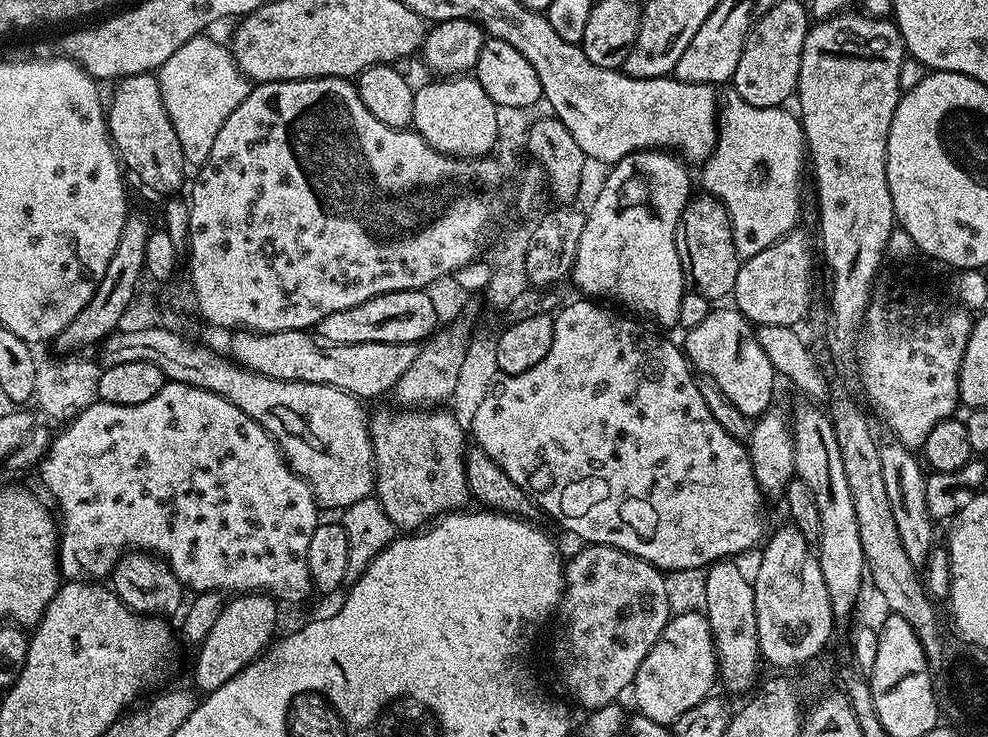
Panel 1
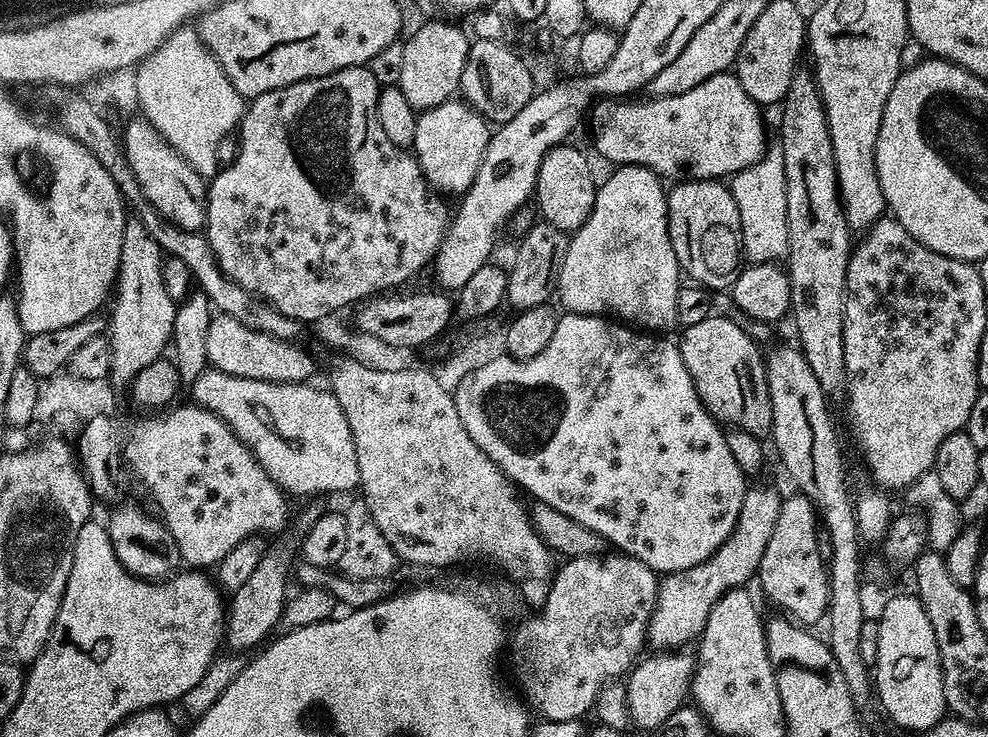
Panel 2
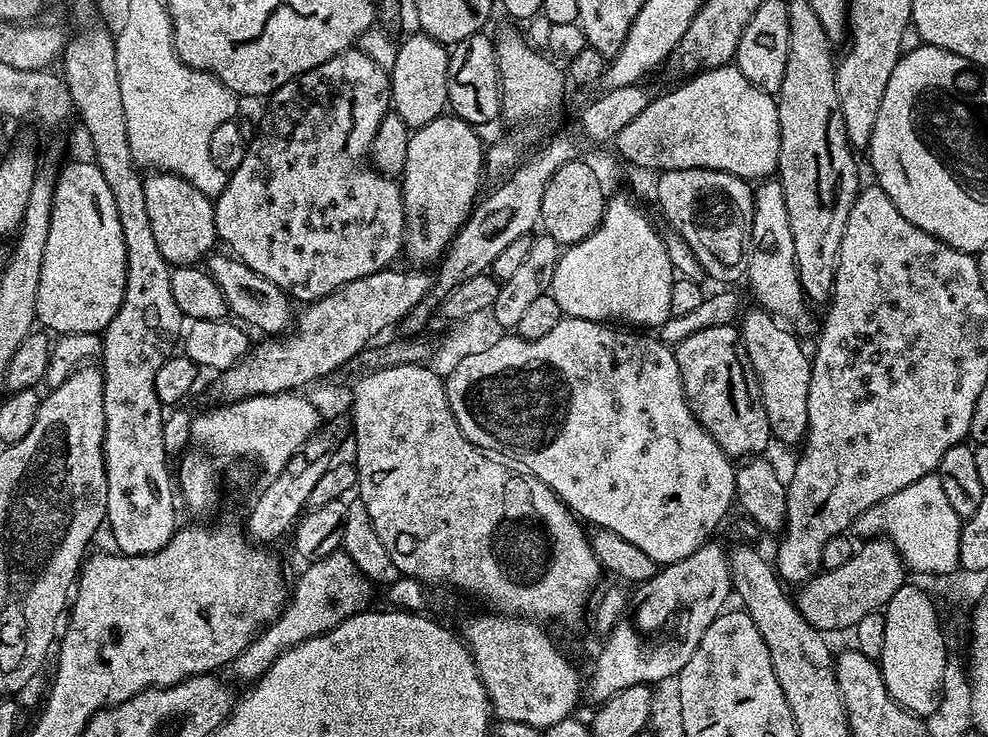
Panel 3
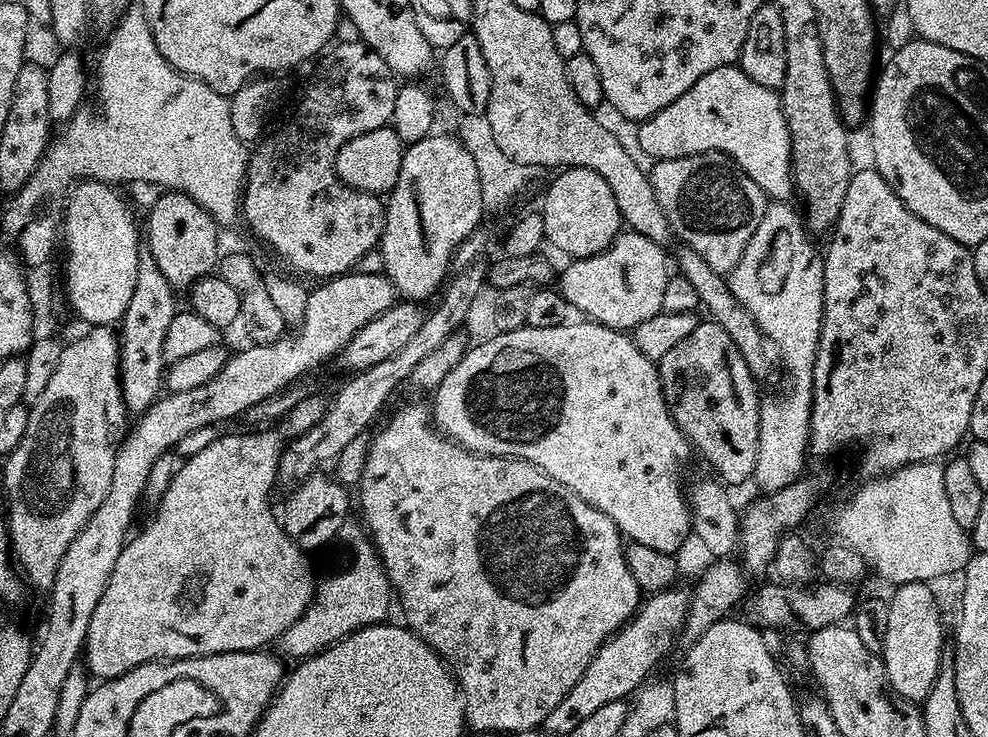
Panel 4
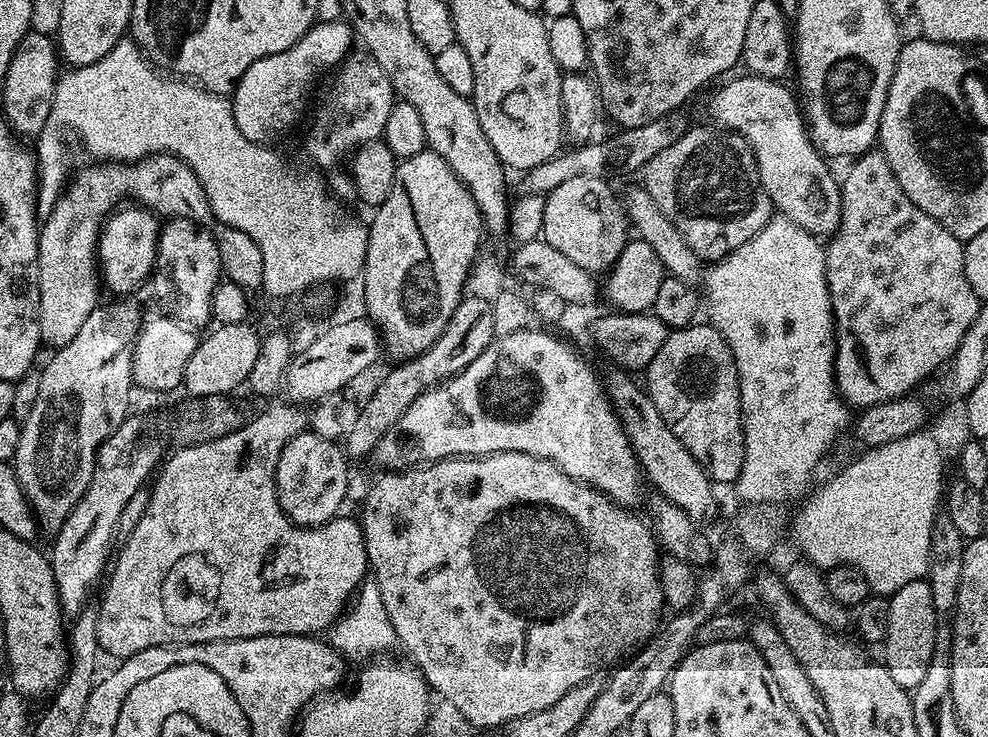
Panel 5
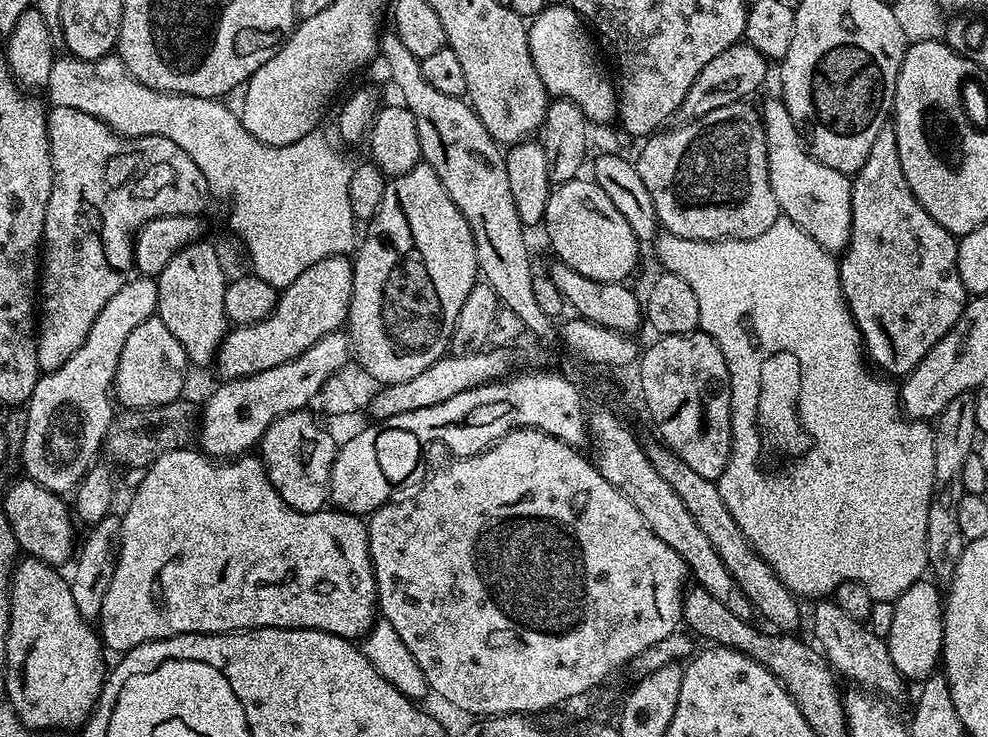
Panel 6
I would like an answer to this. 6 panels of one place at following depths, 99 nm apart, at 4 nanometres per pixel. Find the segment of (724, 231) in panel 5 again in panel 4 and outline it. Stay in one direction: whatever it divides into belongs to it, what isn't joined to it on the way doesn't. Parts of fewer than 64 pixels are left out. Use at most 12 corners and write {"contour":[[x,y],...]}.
{"contour":[[723,152],[651,165],[672,231],[738,266],[769,197]]}

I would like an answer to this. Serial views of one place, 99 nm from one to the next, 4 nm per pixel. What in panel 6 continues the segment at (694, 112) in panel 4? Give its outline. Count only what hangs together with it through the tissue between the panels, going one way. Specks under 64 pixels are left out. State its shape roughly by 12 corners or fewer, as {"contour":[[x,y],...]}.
{"contour":[[783,99],[762,107],[770,190],[827,252],[851,179],[813,158]]}

